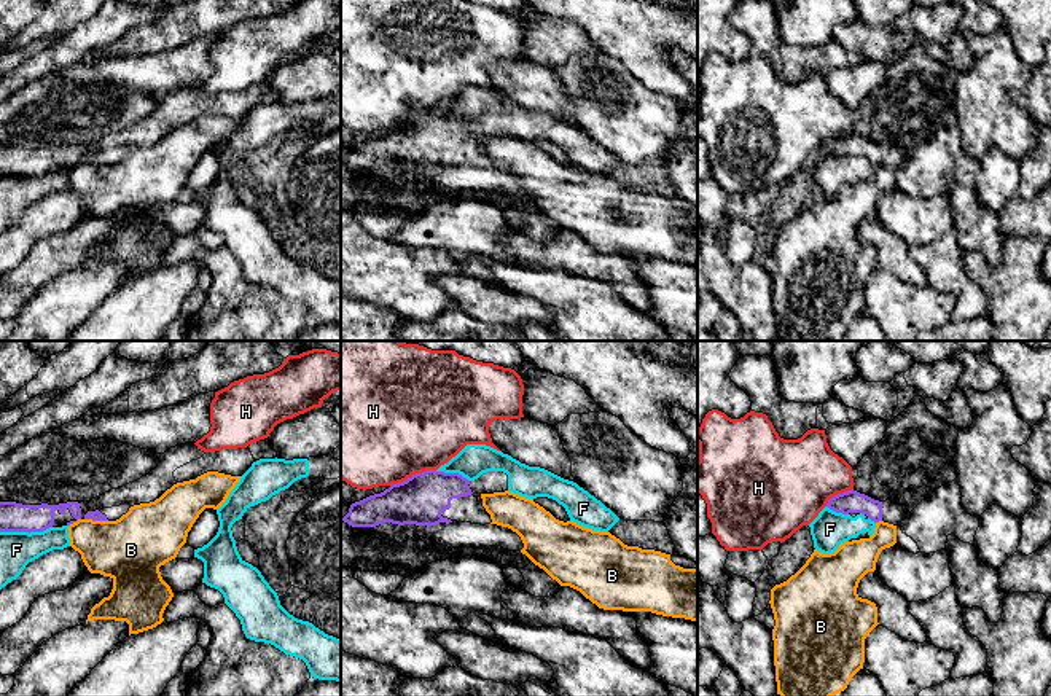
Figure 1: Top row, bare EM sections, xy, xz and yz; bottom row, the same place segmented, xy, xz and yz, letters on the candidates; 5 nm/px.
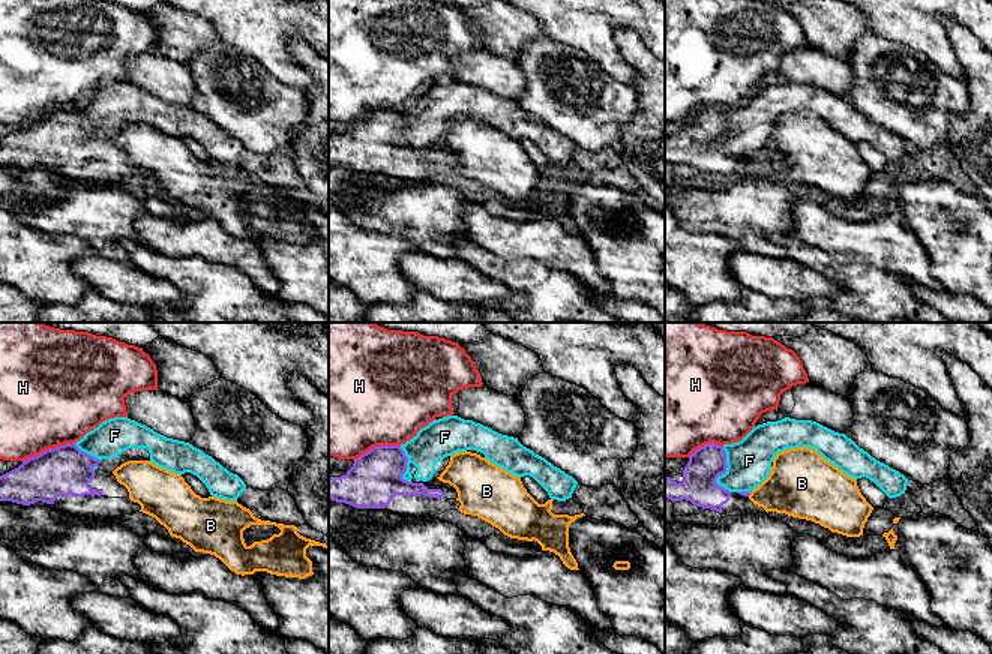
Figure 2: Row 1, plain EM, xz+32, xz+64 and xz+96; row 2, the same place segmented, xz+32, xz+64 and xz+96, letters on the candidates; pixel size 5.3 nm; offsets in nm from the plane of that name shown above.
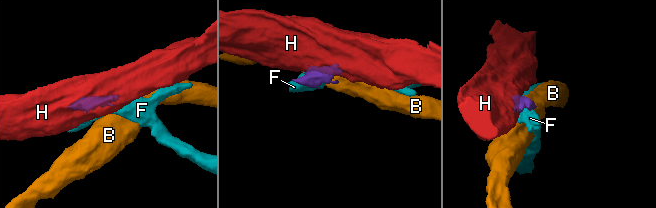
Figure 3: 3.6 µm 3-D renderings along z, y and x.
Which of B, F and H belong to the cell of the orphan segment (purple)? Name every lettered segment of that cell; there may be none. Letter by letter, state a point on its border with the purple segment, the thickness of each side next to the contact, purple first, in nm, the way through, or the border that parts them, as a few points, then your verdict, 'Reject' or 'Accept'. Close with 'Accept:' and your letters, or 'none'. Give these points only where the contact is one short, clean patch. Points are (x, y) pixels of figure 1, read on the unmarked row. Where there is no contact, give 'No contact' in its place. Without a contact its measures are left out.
B: Touches purple at xy (96, 163). Thickness 50 nm (purple) against 340 nm. Boundary: xy (85, 161), (107, 164). Reject
F: Touches purple at xy (26, 174). Thickness 140 nm (purple) against 180 nm. Reject
H: Touches purple at xz (413, 118). Thickness 240 nm (purple) against 500 nm. Reject
Accept: none

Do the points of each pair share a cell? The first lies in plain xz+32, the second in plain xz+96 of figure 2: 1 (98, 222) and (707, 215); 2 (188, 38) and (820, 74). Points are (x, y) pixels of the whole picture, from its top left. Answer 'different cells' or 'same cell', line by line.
1: same cell
2: different cells

